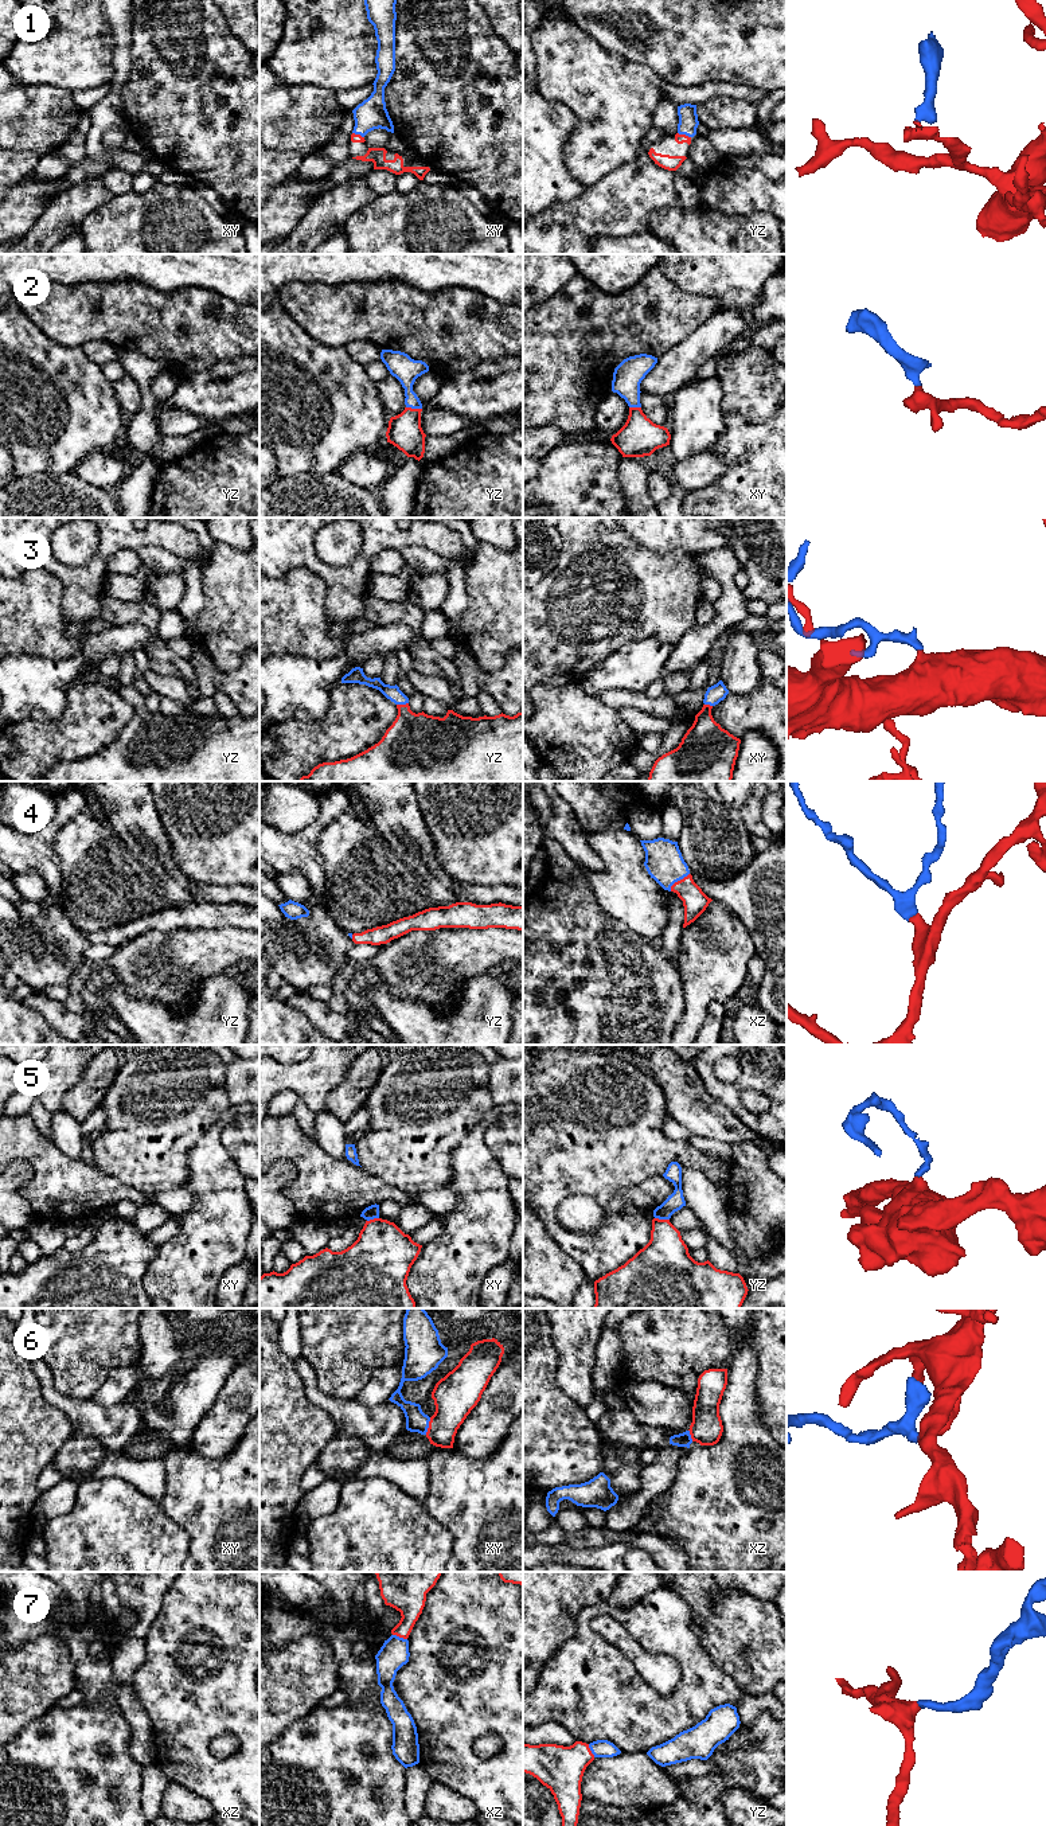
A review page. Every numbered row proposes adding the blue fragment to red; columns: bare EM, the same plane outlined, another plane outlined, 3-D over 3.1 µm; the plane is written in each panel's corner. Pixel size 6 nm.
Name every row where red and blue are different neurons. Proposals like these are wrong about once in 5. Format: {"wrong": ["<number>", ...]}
{"wrong": ["5"]}

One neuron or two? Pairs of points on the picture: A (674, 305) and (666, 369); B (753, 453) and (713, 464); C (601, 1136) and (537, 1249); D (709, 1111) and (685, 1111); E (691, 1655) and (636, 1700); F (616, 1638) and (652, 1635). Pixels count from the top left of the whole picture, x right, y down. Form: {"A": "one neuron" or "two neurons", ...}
{"A": "two neurons", "B": "two neurons", "C": "two neurons", "D": "one neuron", "E": "one neuron", "F": "two neurons"}

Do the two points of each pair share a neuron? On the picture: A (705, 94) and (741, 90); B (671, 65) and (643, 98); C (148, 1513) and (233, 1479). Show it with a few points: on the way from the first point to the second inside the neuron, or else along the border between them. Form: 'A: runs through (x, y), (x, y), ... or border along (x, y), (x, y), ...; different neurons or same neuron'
A: runs through (714, 89), (732, 90); same neuron
B: border along (633, 62), (651, 67), (668, 82); different neurons
C: border along (159, 1503), (183, 1529); different neurons

